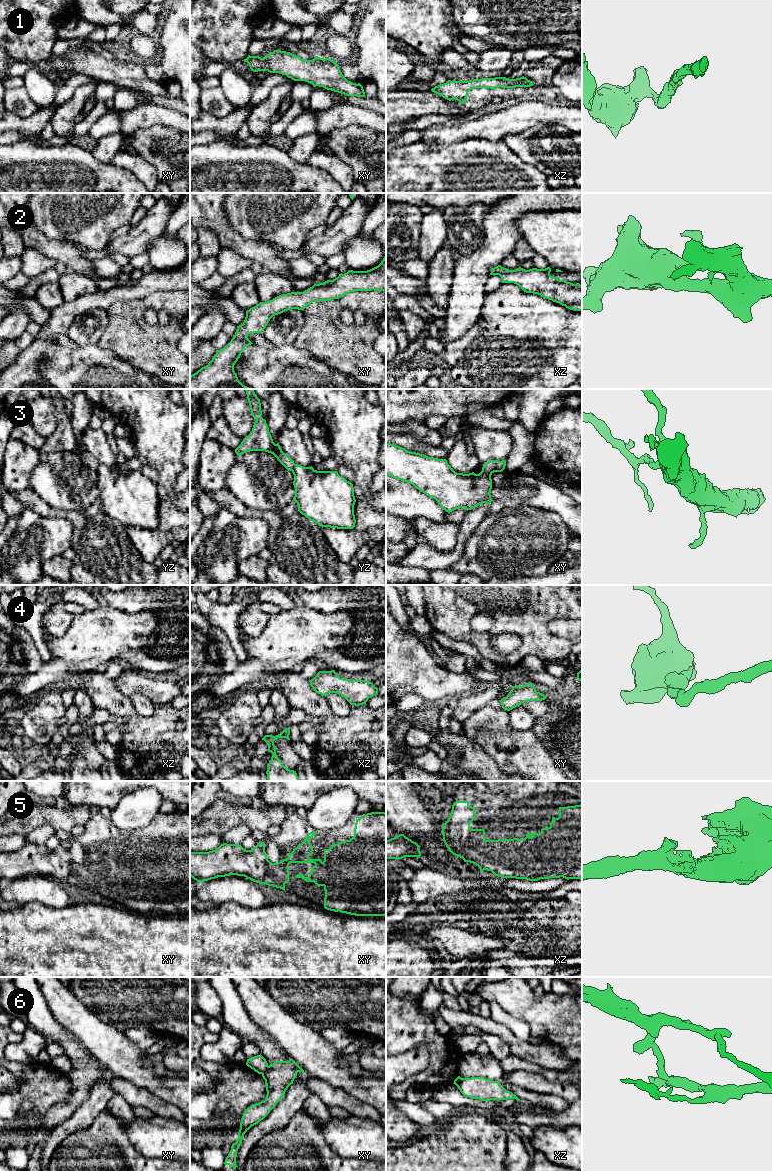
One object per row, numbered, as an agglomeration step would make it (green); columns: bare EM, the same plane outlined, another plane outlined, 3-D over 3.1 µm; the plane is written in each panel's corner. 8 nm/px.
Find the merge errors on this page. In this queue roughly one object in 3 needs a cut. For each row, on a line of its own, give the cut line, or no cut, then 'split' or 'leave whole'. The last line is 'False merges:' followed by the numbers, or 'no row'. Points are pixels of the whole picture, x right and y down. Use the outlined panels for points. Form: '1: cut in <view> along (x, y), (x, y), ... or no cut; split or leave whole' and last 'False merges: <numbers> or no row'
1: no cut; leave whole
2: no cut; leave whole
3: no cut; leave whole
4: no cut; leave whole
5: no cut; leave whole
6: cut in xy along (268, 1066), (262, 1074); split
False merges: 6

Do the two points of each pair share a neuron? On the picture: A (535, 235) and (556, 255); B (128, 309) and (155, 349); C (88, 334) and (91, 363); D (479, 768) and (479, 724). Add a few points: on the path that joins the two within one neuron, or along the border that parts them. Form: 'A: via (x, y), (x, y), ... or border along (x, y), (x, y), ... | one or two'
A: via (541, 241), (550, 252) | one
B: via (128, 319), (128, 322), (145, 339) | one
C: border along (97, 344), (79, 346) | two
D: border along (462, 733), (477, 743), (496, 762) | two

